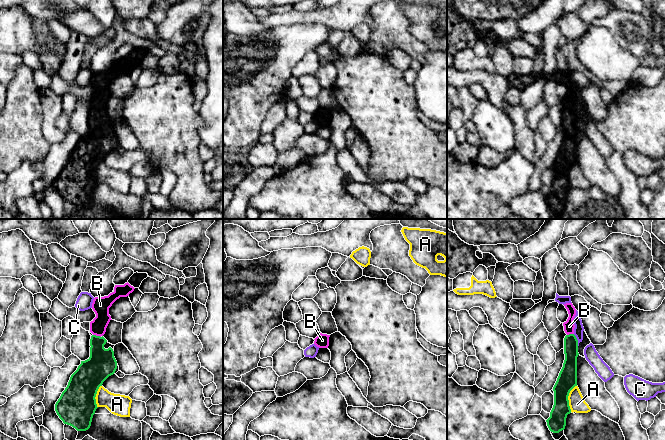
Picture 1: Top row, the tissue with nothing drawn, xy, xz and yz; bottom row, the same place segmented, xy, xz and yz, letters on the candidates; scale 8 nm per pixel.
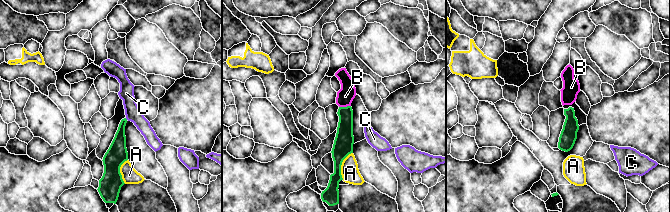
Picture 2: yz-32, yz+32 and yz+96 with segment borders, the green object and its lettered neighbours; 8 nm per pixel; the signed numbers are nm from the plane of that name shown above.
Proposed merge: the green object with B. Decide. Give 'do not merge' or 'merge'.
merge

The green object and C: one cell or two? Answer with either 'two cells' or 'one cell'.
two cells

